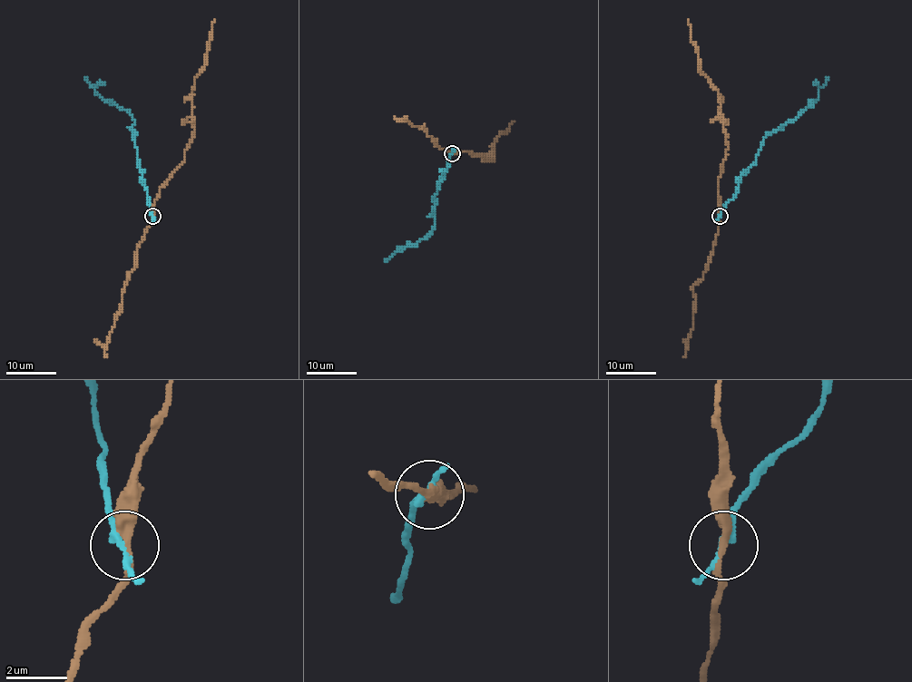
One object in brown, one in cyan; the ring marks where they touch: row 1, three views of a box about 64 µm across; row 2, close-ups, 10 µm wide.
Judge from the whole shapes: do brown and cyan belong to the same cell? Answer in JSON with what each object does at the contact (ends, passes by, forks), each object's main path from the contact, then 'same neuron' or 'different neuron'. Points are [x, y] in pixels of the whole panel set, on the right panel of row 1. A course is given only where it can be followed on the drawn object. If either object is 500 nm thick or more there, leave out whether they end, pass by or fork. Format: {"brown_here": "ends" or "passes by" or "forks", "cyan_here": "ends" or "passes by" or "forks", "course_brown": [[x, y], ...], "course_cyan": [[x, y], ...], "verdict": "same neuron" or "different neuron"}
{"brown_here": "passes by", "cyan_here": "passes by", "course_brown": [[720, 216], [718, 179], [728, 146], [719, 112], [720, 96], [699, 65], [689, 20]], "course_cyan": [[720, 216], [721, 209], [736, 192], [739, 178], [755, 161], [764, 138], [811, 103], [828, 76]], "verdict": "different neuron"}

